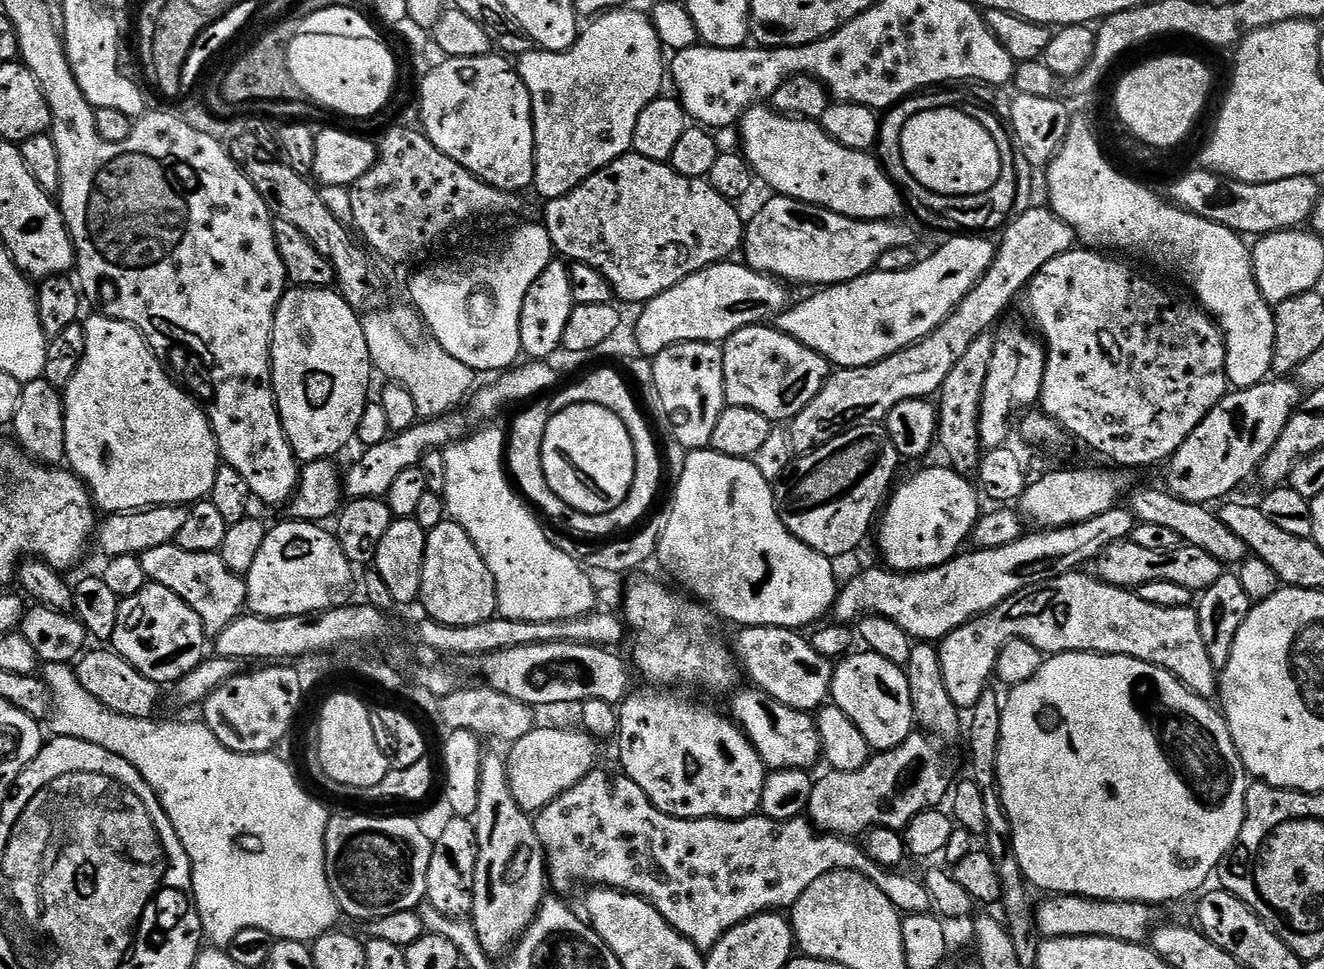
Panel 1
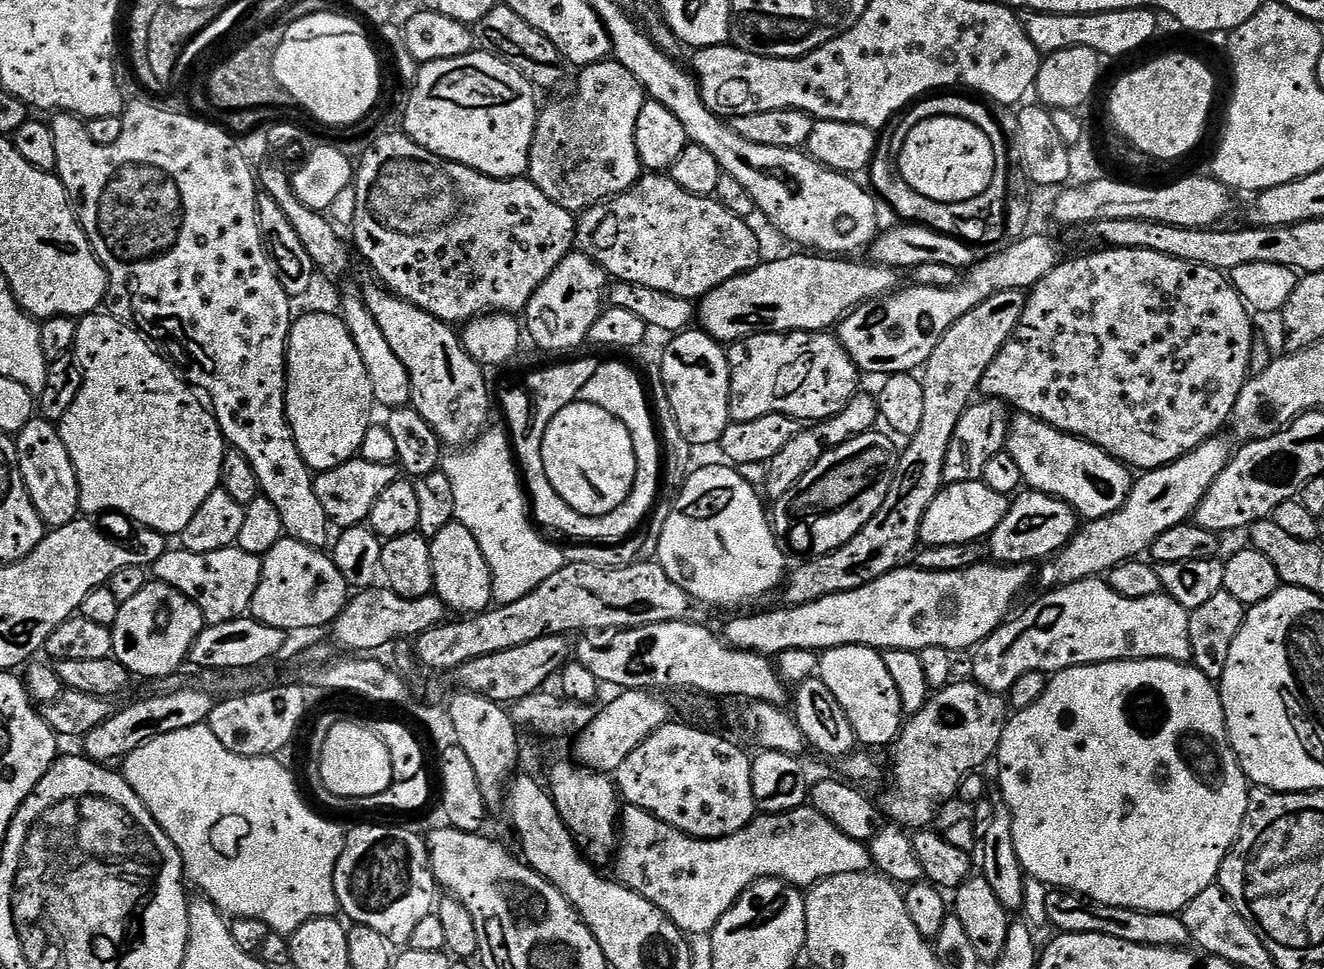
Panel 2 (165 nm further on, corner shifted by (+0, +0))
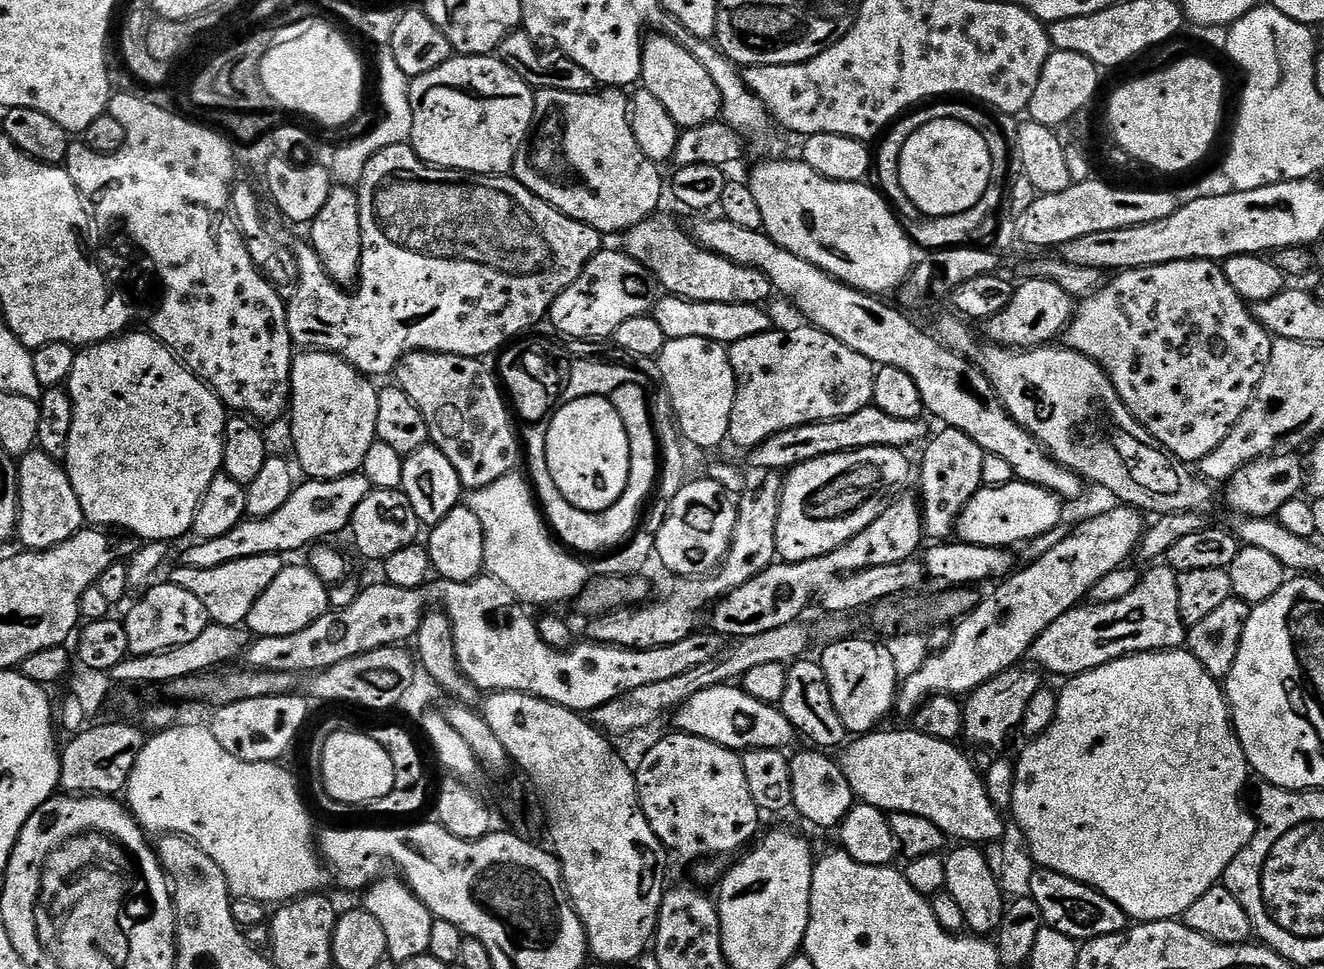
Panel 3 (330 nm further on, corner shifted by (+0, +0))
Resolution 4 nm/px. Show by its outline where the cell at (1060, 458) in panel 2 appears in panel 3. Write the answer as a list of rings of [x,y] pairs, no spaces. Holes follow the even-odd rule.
[[[712,218],[701,219],[704,221],[694,231],[694,239],[700,247],[766,274],[773,289],[792,300],[793,306],[808,319],[805,321],[811,327],[820,328],[838,338],[838,342],[850,346],[850,350],[862,354],[862,358],[870,358],[872,364],[881,368],[903,370],[910,374],[914,386],[918,386],[918,394],[922,394],[925,413],[929,417],[937,416],[941,425],[962,430],[962,434],[974,438],[985,454],[1010,462],[1015,479],[1023,480],[1025,484],[1037,484],[1064,502],[1079,498],[1080,491],[1086,487],[1085,481],[1078,473],[1071,472],[1049,456],[1048,451],[1025,428],[1014,422],[1004,409],[1003,402],[997,398],[992,384],[971,360],[953,352],[933,333],[932,337],[930,333],[923,332],[910,317],[883,304],[883,299],[849,288],[821,268],[815,268],[785,248],[779,248],[767,232],[742,230],[742,226],[734,226],[734,222],[723,218],[708,219]]]

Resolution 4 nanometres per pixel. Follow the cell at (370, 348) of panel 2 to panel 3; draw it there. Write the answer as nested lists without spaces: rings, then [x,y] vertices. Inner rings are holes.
[[[333,187],[330,198],[326,198],[326,206],[322,206],[322,210],[318,210],[318,214],[312,219],[310,231],[312,231],[312,248],[316,251],[325,274],[328,275],[325,277],[331,283],[341,286],[355,285],[360,278],[364,233],[362,205],[357,189]]]

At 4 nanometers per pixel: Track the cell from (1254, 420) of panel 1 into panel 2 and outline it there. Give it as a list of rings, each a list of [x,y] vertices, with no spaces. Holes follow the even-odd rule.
[[[1217,434],[1212,439],[1202,442],[1202,446],[1198,446],[1190,454],[1186,454],[1161,468],[1145,471],[1141,475],[1144,477],[1141,480],[1139,477],[1133,483],[1132,492],[1121,508],[1101,520],[1087,521],[1077,531],[1076,535],[1068,541],[1068,545],[1061,552],[1056,553],[1051,563],[1044,566],[1049,566],[1049,568],[1044,568],[1041,572],[1039,569],[1038,580],[1045,584],[1043,587],[1051,590],[1061,584],[1073,584],[1079,580],[1103,577],[1111,572],[1116,565],[1127,560],[1143,557],[1151,549],[1152,543],[1158,538],[1158,534],[1166,534],[1166,530],[1170,530],[1170,526],[1178,526],[1191,521],[1195,517],[1196,508],[1202,502],[1202,498],[1210,490],[1210,486],[1214,486],[1218,474],[1222,474],[1222,470],[1226,470],[1226,466],[1232,461],[1234,447],[1232,448],[1231,442],[1223,440],[1222,437],[1223,435]]]

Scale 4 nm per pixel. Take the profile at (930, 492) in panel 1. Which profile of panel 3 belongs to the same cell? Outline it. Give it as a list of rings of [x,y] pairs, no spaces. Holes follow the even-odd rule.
[[[1013,479],[1012,483],[1006,486],[993,488],[982,486],[962,510],[960,521],[956,523],[956,532],[965,544],[1011,549],[1016,546],[1012,544],[1023,545],[1031,542],[1049,532],[1051,528],[1059,526],[1062,523],[1060,507],[1060,497],[1038,487],[1037,484],[1025,484],[1023,480]]]

